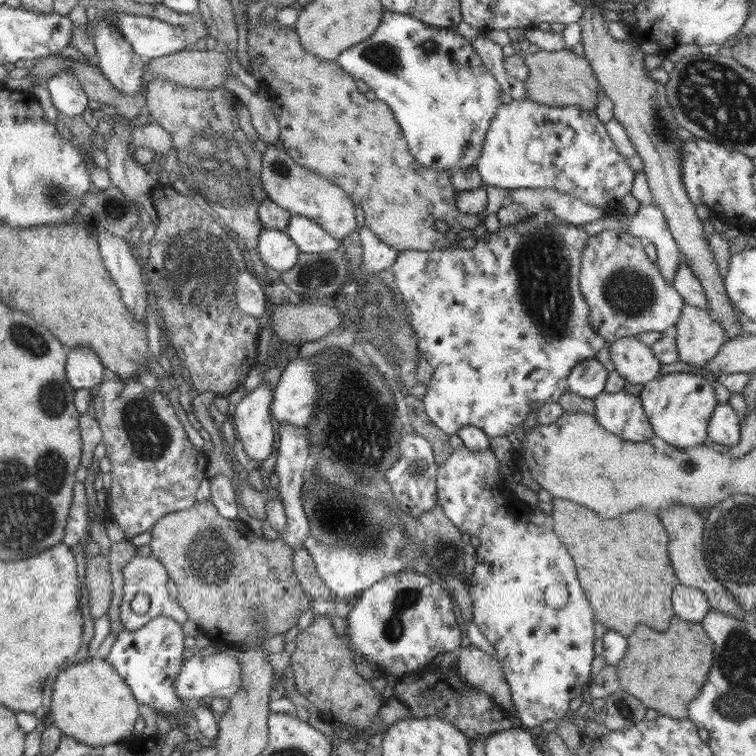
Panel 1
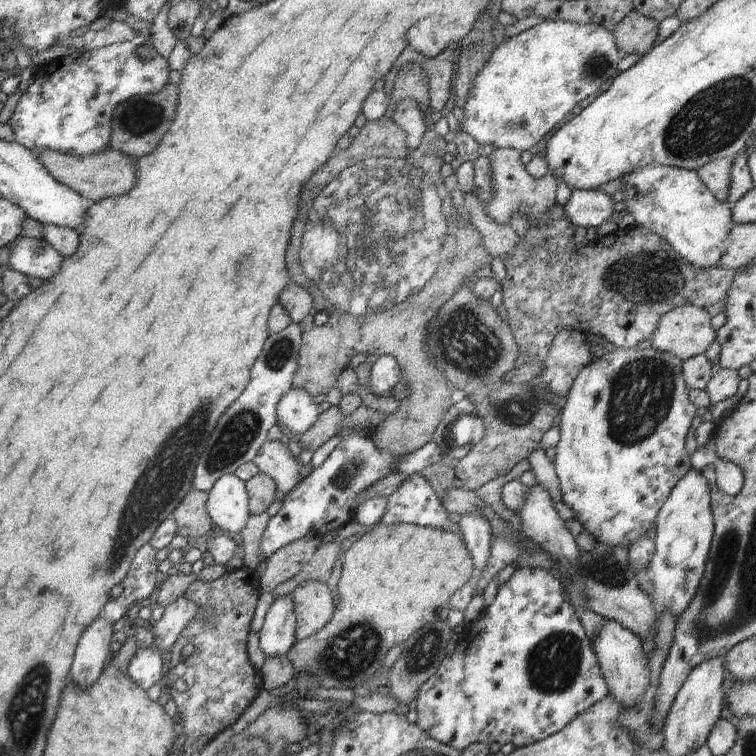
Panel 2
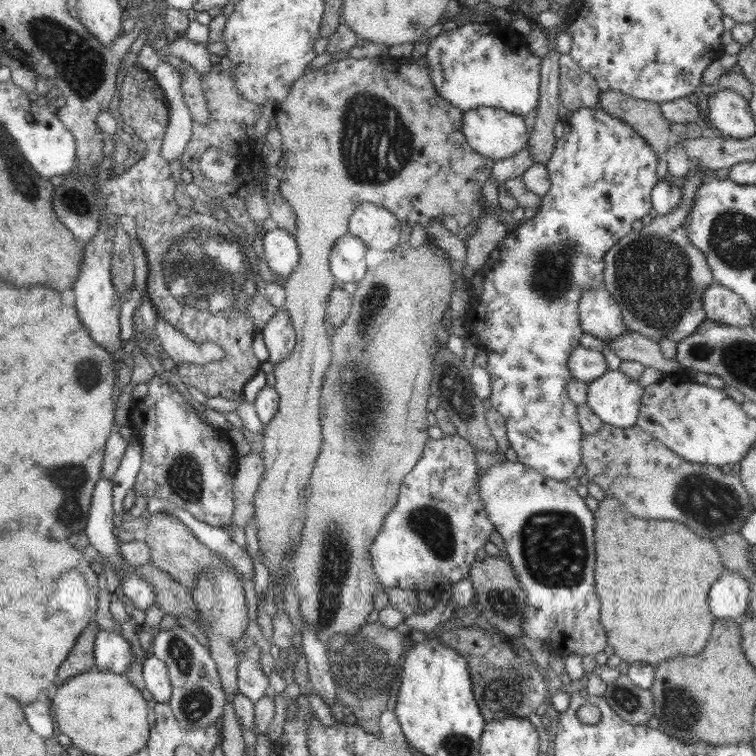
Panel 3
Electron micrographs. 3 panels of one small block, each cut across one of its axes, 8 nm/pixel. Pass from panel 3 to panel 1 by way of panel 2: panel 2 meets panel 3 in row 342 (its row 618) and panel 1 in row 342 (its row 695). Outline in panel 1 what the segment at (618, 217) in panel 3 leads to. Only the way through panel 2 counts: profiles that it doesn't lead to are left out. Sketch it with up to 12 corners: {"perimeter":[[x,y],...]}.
{"perimeter":[[546,207],[391,264],[438,428],[505,436],[608,345]]}

